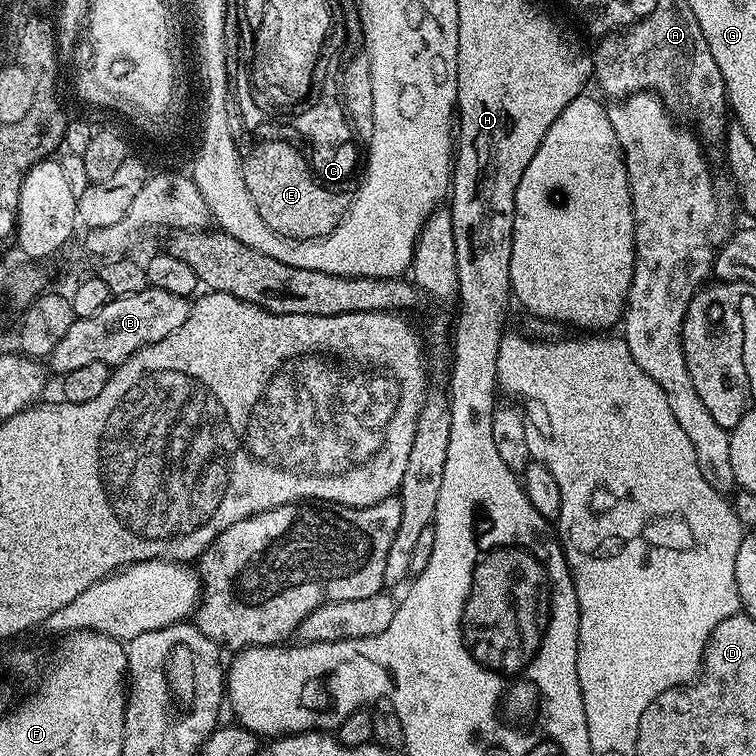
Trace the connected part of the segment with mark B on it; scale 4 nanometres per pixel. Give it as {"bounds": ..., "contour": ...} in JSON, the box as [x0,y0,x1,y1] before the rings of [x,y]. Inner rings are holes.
{"bounds":[51,286,191,374],"contour":[[[151,286],[138,294],[112,298],[92,317],[76,319],[70,330],[66,330],[62,342],[58,342],[58,346],[54,346],[52,351],[51,371],[63,374],[70,370],[78,370],[90,362],[118,365],[130,359],[147,344],[162,342],[166,334],[174,334],[174,330],[178,330],[178,326],[182,326],[182,322],[188,320],[191,309],[189,297],[169,294],[166,290],[158,290]]]}

